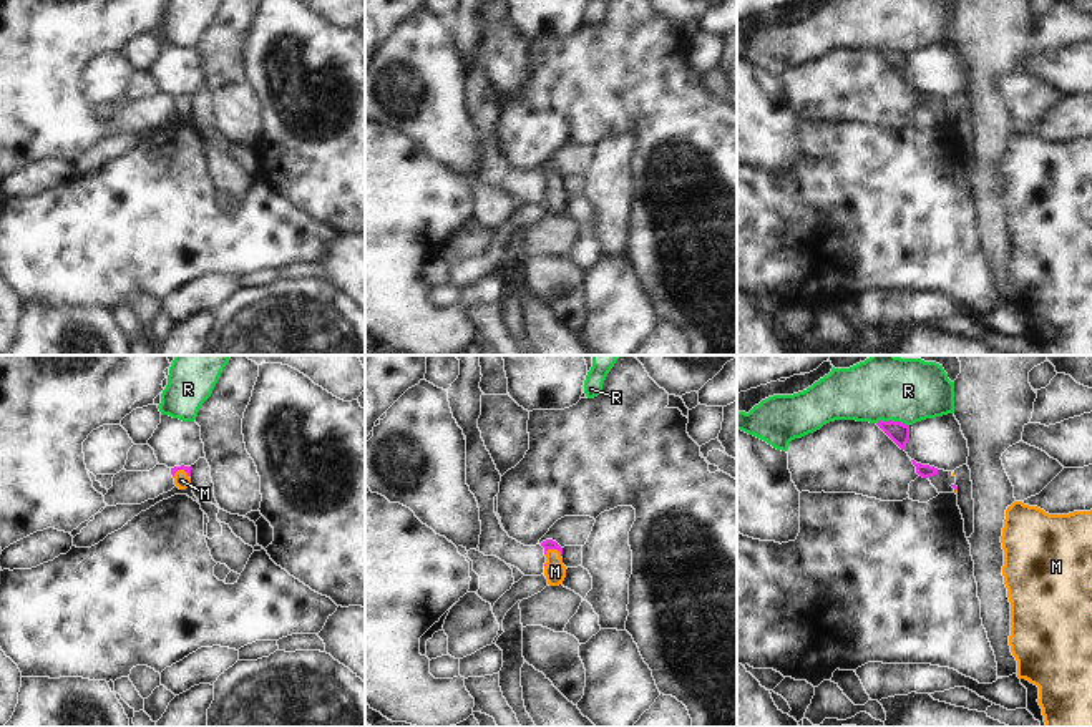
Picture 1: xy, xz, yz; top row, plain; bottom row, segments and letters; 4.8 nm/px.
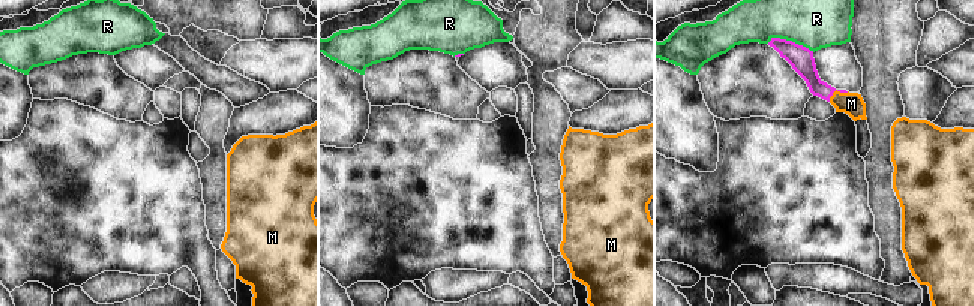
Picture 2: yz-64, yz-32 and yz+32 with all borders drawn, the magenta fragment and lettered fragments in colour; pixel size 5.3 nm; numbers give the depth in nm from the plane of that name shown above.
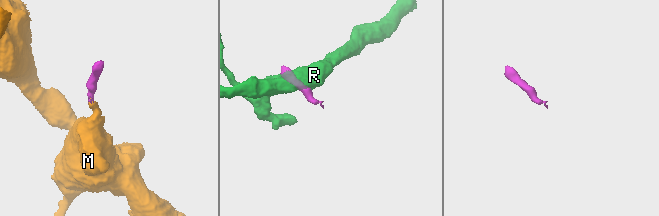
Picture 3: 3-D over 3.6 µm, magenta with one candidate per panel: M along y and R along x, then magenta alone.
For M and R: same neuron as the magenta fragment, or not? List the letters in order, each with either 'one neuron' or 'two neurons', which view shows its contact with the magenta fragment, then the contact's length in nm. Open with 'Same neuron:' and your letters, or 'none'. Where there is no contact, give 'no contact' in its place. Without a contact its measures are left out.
Same neuron: M
M: one neuron | xz | 90 nm
R: two neurons | yz | 160 nm

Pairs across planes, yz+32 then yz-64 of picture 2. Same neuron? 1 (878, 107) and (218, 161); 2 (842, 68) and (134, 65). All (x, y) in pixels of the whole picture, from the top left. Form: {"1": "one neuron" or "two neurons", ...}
{"1": "one neuron", "2": "one neuron"}

